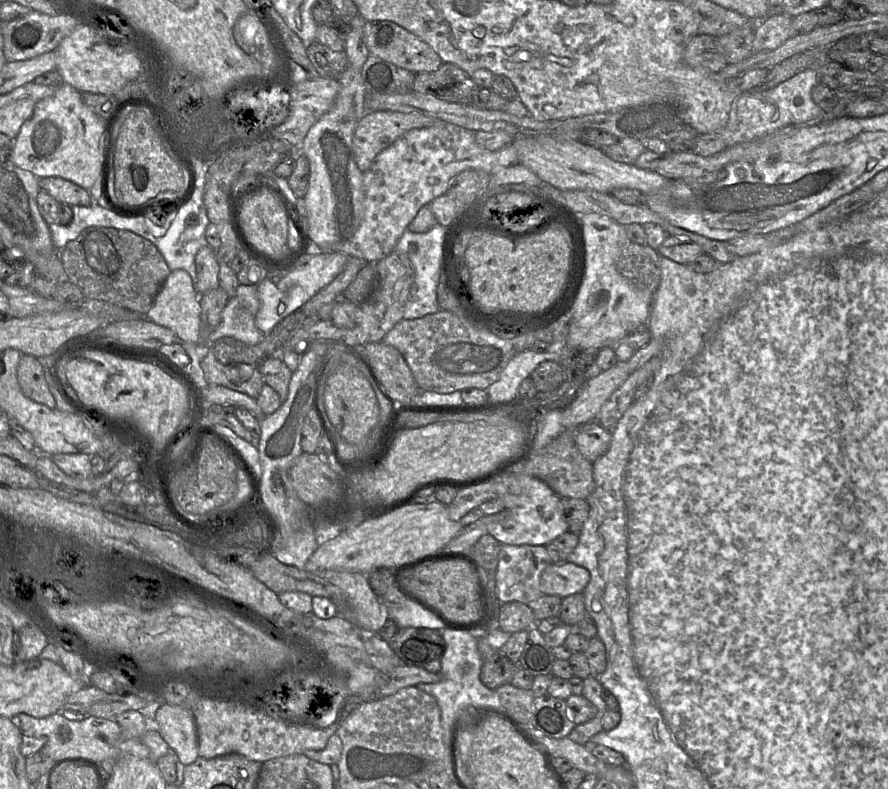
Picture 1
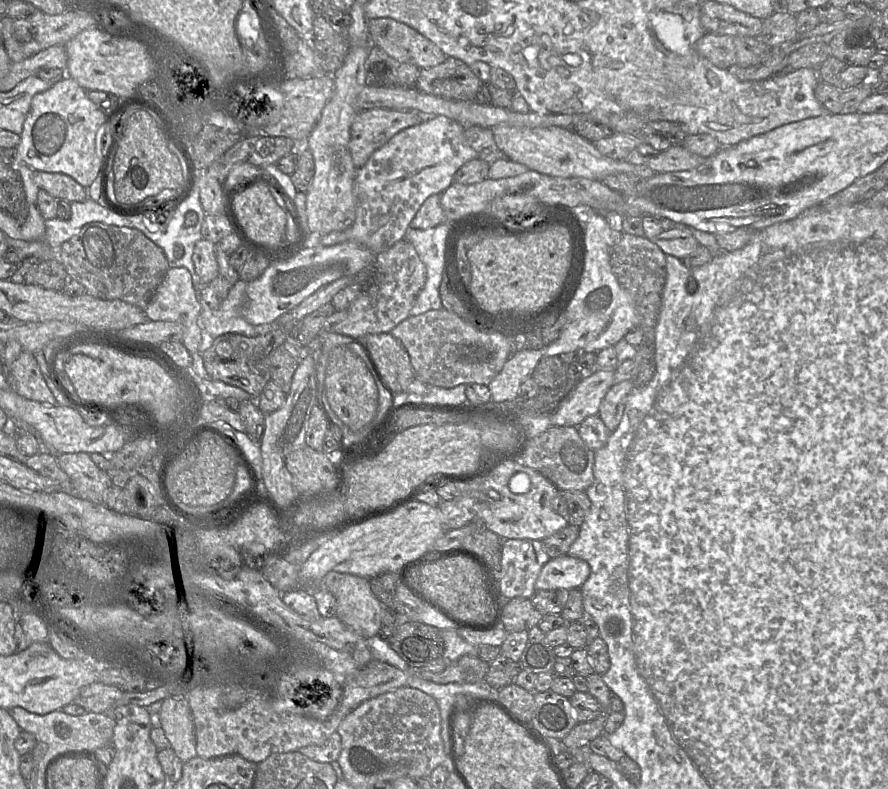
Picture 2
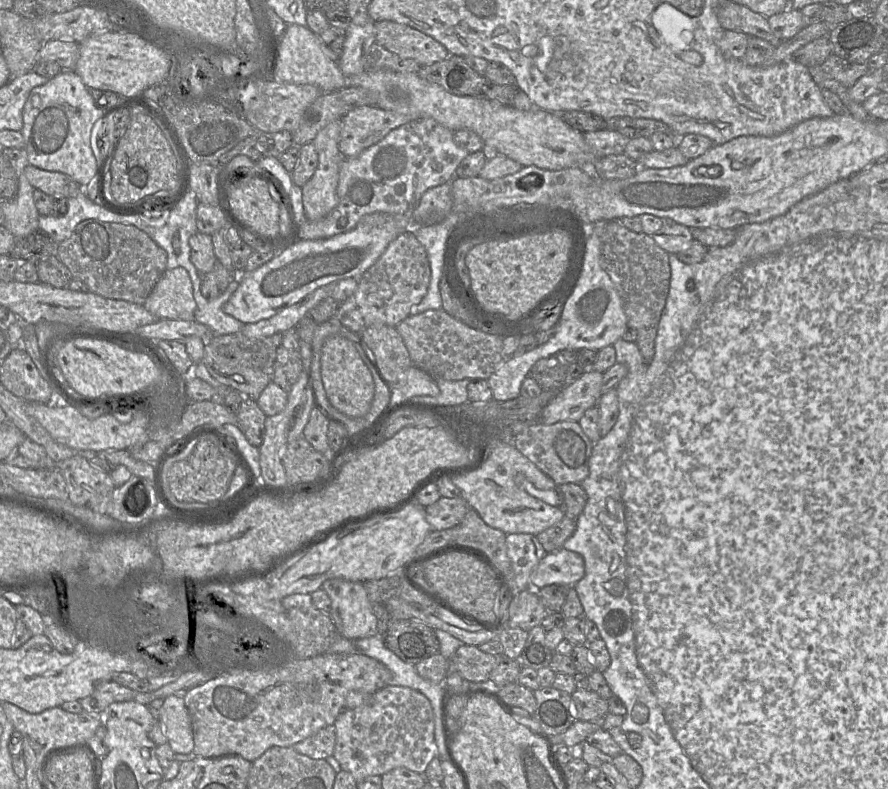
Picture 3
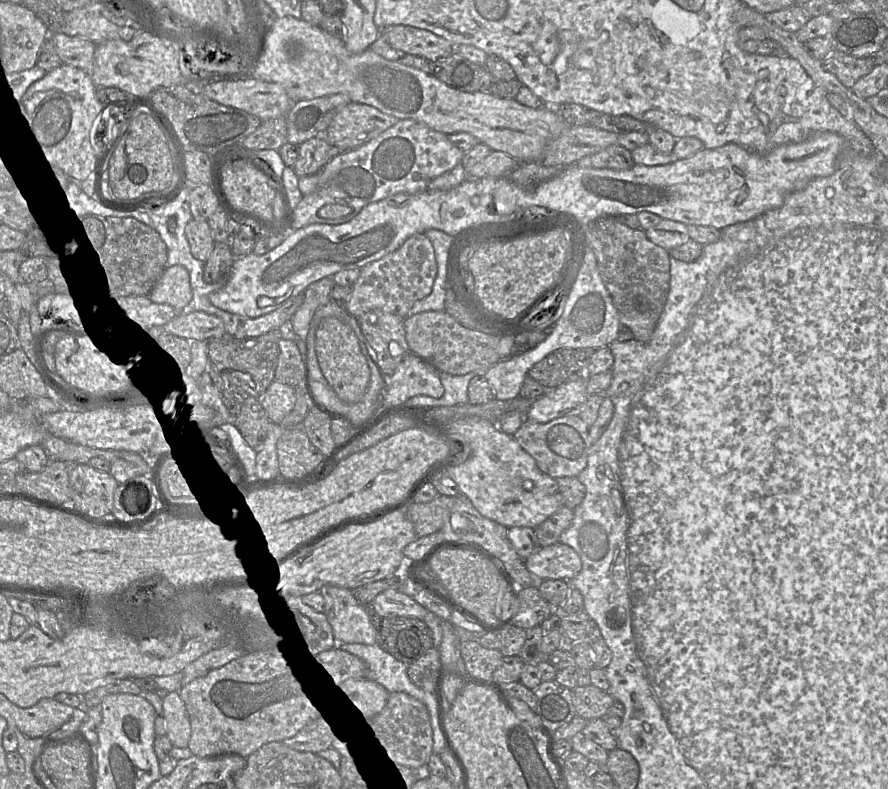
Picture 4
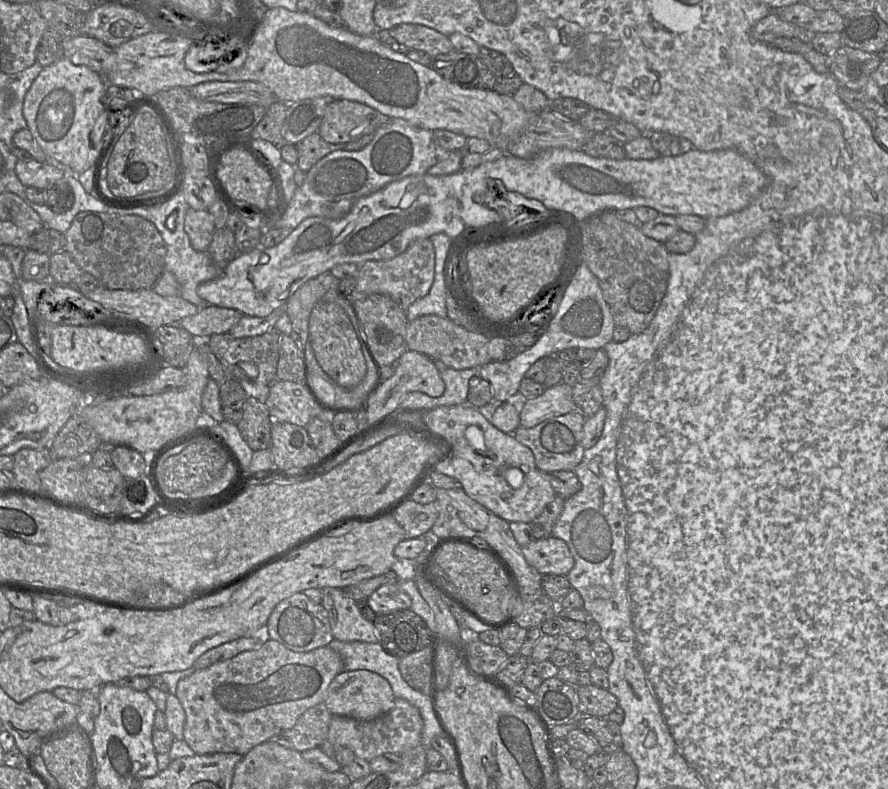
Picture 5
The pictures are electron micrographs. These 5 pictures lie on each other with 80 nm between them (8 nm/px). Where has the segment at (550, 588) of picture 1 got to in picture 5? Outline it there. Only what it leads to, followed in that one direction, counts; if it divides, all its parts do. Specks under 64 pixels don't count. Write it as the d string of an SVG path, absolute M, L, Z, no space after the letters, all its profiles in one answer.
M553 536L533 539L521 547L521 551L528 564L541 575L567 576L574 567L574 559L567 544Z

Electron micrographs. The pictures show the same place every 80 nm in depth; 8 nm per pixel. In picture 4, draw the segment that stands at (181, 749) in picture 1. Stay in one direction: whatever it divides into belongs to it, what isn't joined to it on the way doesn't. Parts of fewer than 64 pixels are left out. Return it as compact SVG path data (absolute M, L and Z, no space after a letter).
M179 692L164 693L162 694L162 698L166 735L174 747L188 747L191 726L185 704Z

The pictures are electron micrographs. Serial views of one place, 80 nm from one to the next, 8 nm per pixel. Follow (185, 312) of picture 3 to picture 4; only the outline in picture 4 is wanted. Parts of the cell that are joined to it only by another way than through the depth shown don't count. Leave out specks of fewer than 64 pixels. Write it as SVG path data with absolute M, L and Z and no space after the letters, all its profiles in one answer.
M181 265L166 267L147 295L154 303L168 304L176 310L188 310L192 299L188 271Z

